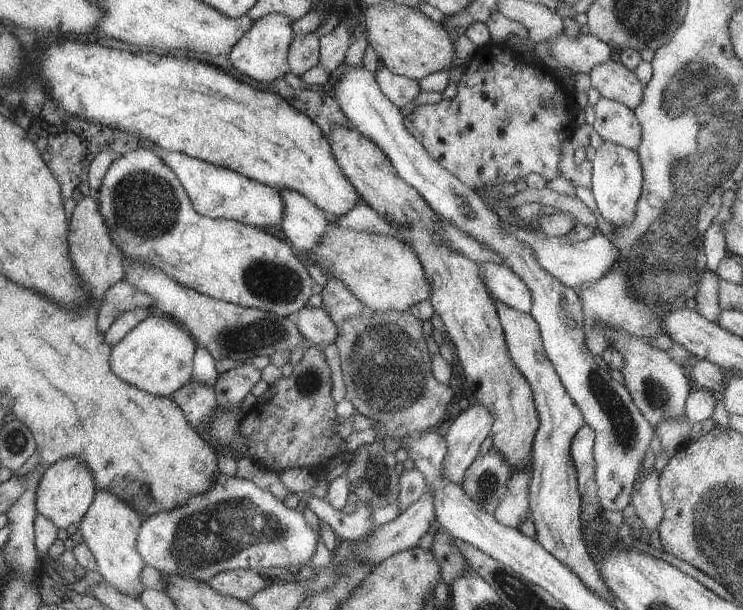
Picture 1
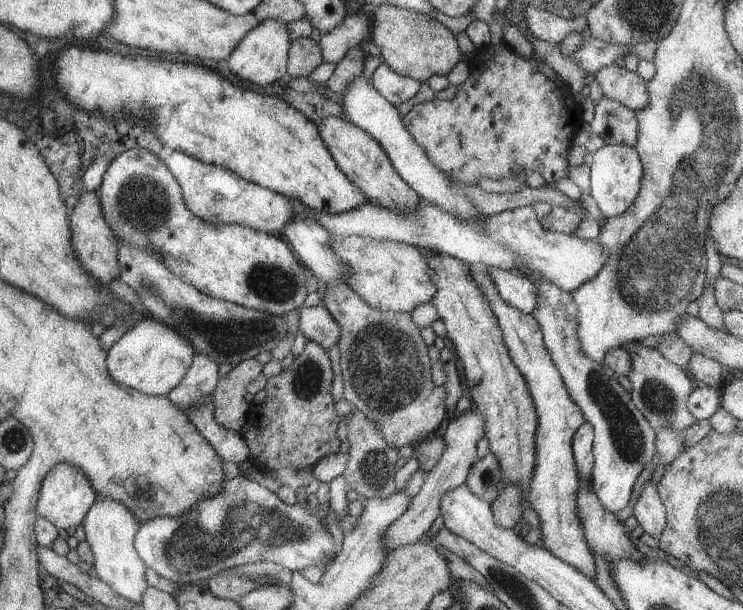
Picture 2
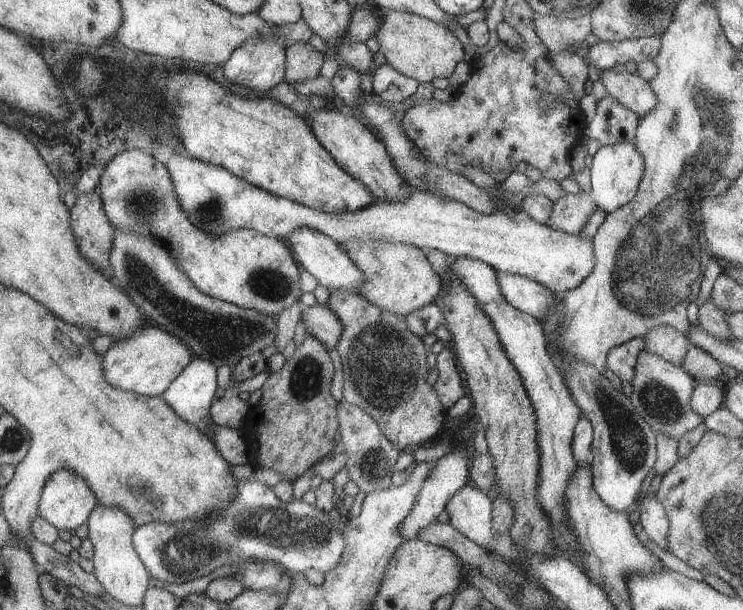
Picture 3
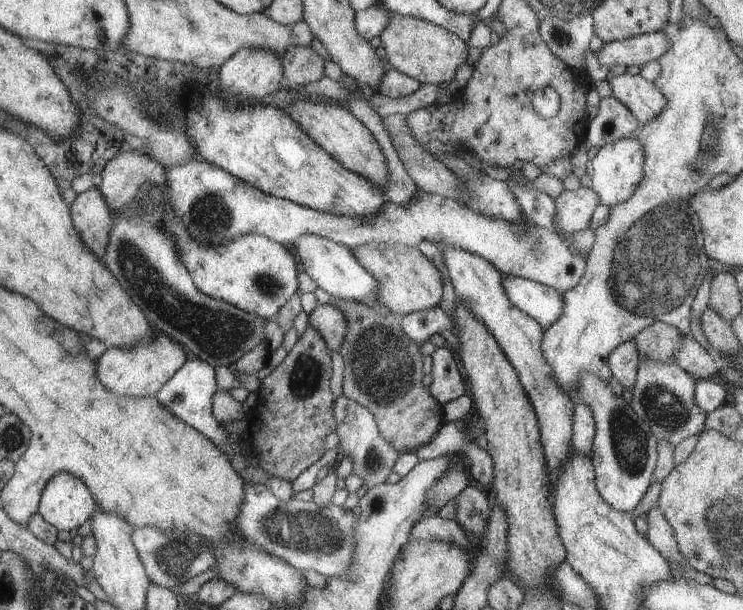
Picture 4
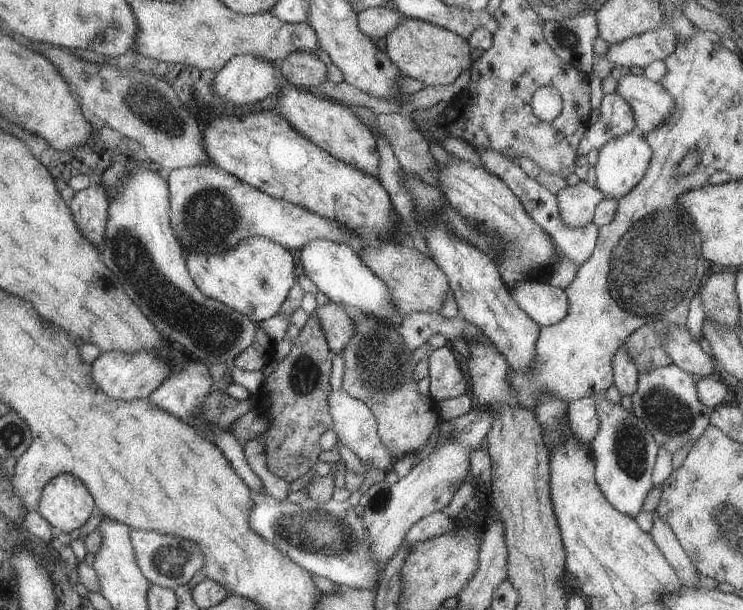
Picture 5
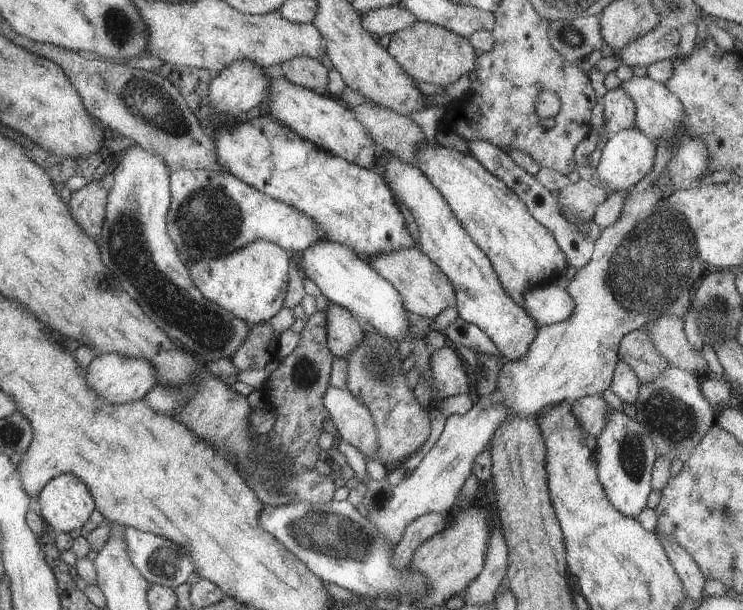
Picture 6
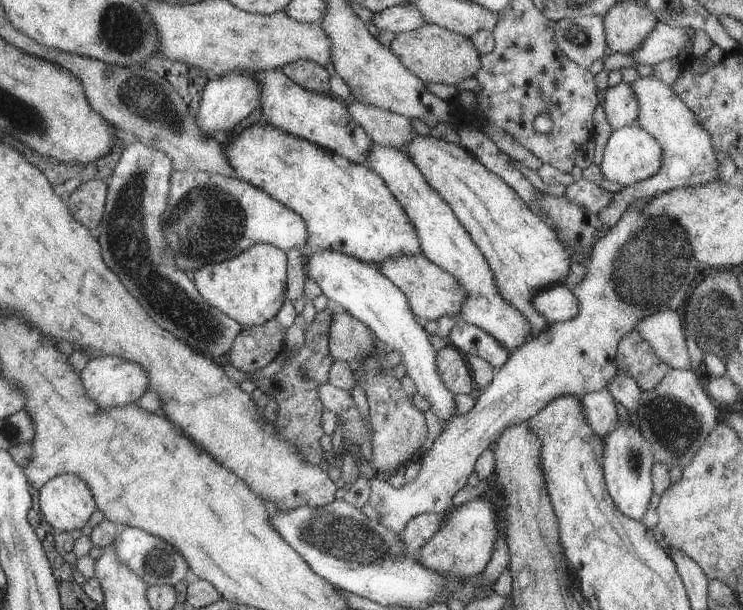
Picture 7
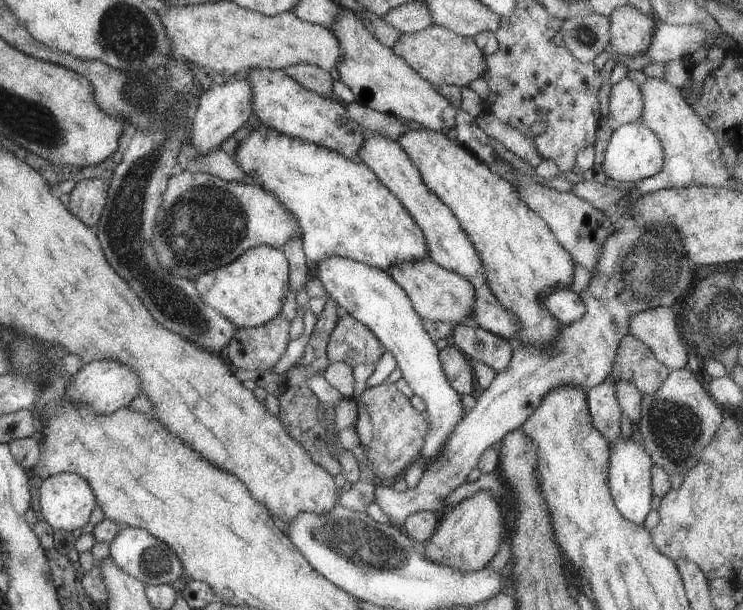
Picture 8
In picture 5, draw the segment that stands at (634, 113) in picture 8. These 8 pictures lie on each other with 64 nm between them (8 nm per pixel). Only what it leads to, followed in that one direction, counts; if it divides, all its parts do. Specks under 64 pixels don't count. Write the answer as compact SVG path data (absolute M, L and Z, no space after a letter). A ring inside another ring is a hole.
M604 94L598 109L597 120L588 125L577 145L579 156L586 156L593 148L599 149L611 138L636 131L632 110L619 94Z

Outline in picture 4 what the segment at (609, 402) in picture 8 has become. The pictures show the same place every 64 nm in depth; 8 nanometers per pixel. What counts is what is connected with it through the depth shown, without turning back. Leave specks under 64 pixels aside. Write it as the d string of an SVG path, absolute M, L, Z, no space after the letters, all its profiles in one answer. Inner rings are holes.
M577 402L573 405L573 420L571 444L572 451L581 456L590 458L592 449L592 440L595 436L595 420L591 416L589 406L583 402Z

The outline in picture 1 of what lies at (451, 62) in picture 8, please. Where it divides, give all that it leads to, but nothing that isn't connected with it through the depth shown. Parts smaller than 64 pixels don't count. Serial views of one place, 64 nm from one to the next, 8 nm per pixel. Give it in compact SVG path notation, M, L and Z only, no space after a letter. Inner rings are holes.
M391 1L368 5L364 12L366 41L381 64L393 74L413 80L448 70L455 56L454 42L439 21L433 21L417 7Z

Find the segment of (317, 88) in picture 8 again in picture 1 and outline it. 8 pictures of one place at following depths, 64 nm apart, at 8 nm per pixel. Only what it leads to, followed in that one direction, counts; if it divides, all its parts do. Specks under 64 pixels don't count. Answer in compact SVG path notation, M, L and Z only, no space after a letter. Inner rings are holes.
M315 32L294 36L289 43L288 72L299 76L305 70L318 66L319 52L319 36Z

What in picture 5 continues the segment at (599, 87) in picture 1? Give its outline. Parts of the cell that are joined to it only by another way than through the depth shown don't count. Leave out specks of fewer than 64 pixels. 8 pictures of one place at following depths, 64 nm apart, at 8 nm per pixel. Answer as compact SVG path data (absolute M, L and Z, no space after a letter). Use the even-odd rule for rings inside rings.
M631 73L619 77L615 82L615 94L619 94L631 108L636 131L647 134L663 120L669 118L675 104L673 98L658 82L651 82L643 75Z

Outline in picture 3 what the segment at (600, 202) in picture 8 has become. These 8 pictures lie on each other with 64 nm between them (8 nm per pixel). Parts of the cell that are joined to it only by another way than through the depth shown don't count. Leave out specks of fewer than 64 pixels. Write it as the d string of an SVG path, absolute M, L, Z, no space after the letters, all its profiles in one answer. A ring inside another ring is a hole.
M579 191L577 194L560 196L551 208L551 214L545 220L545 226L573 236L581 232L583 222L595 210L591 194Z

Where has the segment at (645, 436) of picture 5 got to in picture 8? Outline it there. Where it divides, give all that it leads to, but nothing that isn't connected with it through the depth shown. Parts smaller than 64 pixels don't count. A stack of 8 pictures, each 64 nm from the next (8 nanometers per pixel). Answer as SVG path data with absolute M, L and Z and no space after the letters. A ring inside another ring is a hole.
M631 436L620 437L609 445L609 458L607 458L607 480L609 492L617 507L619 514L635 526L642 526L647 512L651 510L651 497L654 496L650 484L650 468L652 465L649 453L644 444L635 442Z

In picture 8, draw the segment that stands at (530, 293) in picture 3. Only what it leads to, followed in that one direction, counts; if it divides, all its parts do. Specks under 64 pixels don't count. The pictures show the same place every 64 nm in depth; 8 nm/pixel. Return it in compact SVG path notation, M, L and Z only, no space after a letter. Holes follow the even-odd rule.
M561 288L561 290L555 290L555 292L547 294L541 300L541 304L560 324L577 322L585 314L585 306L583 306L581 298L569 288Z

